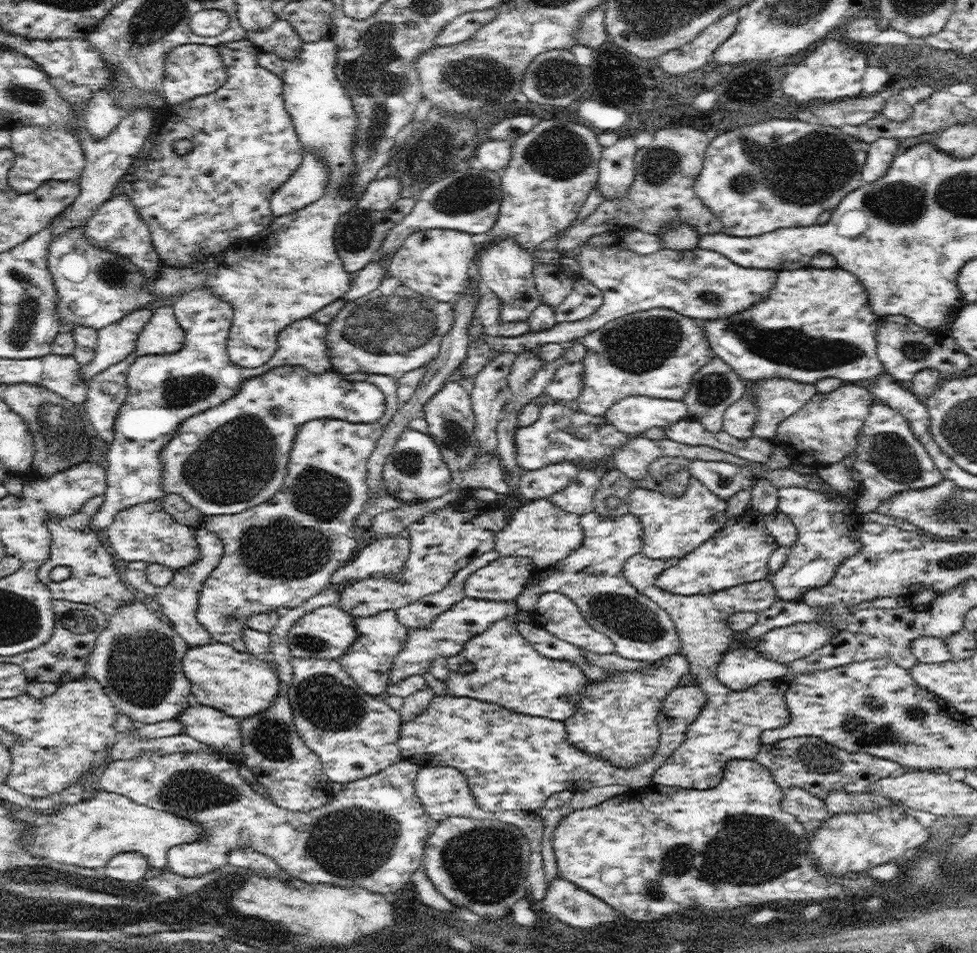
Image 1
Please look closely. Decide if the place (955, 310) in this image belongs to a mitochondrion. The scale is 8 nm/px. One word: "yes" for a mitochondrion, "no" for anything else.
no

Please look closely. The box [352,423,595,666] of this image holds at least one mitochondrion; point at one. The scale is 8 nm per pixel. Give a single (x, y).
(407, 462)

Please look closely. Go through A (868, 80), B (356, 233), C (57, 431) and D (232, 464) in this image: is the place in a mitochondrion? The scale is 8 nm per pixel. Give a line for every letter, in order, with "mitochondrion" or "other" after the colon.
A: other
B: mitochondrion
C: mitochondrion
D: mitochondrion

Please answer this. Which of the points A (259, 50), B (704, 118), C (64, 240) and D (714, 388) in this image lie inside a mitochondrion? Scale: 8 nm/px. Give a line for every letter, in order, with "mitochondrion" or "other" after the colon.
A: other
B: other
C: other
D: mitochondrion

